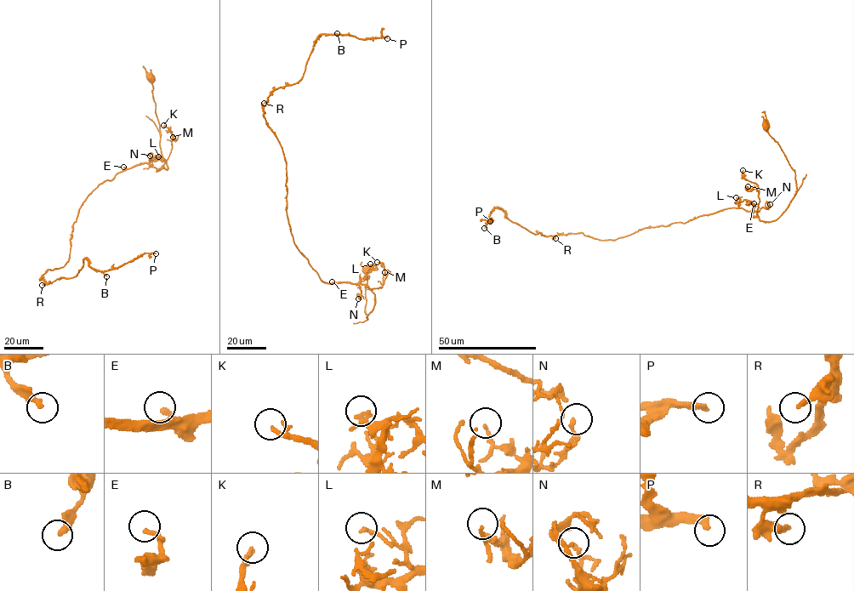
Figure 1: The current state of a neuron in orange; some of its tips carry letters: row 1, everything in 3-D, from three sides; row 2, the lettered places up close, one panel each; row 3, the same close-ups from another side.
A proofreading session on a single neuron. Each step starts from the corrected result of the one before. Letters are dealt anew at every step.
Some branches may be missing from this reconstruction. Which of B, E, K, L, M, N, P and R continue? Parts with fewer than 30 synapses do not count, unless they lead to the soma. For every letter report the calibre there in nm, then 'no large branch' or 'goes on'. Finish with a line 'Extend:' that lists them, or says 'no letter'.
B: 300 nm | goes on
E: 200 nm | no large branch
K: 120 nm | no large branch
L: 220 nm | no large branch
M: 140 nm | no large branch
N: 100 nm | no large branch
P: 280 nm | goes on
R: 240 nm | no large branch
Extend: B, P

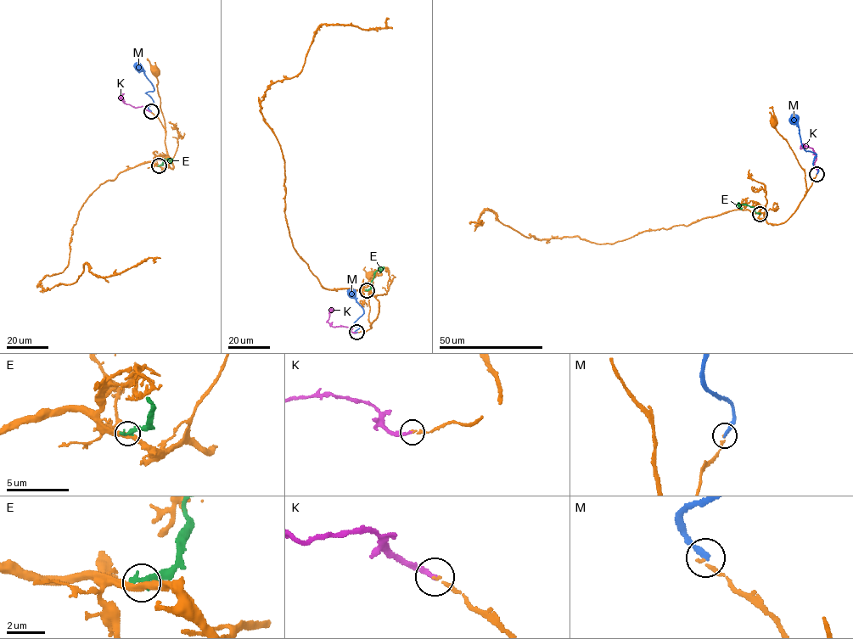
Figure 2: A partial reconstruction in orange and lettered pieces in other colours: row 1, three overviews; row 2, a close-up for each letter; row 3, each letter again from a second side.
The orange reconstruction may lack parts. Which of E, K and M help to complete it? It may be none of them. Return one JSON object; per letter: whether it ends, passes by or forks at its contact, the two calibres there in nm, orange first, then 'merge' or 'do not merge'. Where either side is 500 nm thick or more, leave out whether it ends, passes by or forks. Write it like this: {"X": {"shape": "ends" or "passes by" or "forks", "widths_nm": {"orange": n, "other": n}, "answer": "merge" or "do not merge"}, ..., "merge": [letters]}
{"E": {"shape": "ends", "widths_nm": {"orange": 360, "other": 400}, "answer": "do not merge"}, "K": {"shape": "ends", "widths_nm": {"orange": 120, "other": 240}, "answer": "merge"}, "M": {"shape": "ends", "widths_nm": {"orange": 180, "other": 280}, "answer": "do not merge"}, "merge": ["K"]}

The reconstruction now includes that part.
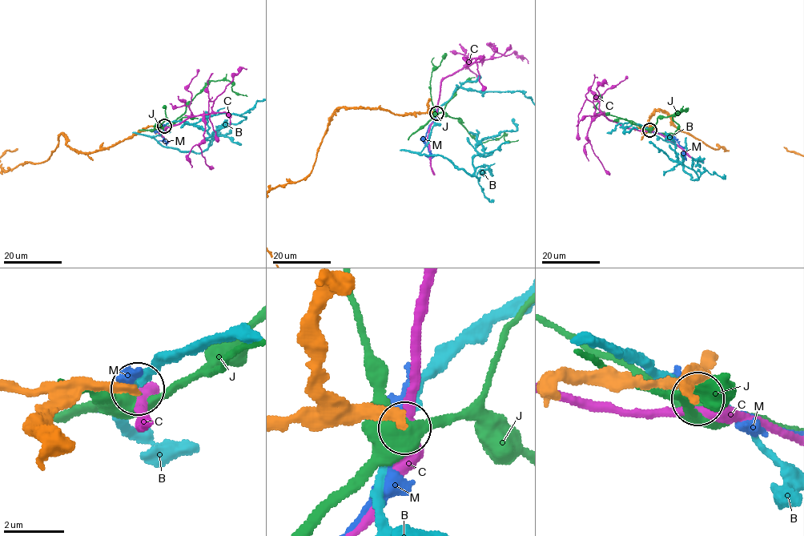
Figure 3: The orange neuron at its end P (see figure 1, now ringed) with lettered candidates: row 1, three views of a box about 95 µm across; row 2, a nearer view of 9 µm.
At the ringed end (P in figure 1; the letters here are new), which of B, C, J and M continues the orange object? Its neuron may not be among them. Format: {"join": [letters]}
{"join": []}

